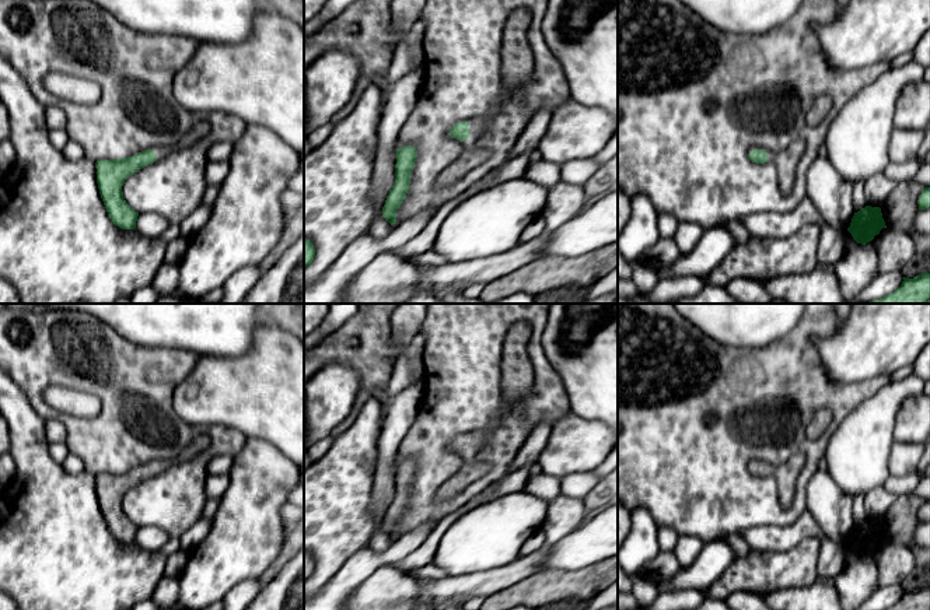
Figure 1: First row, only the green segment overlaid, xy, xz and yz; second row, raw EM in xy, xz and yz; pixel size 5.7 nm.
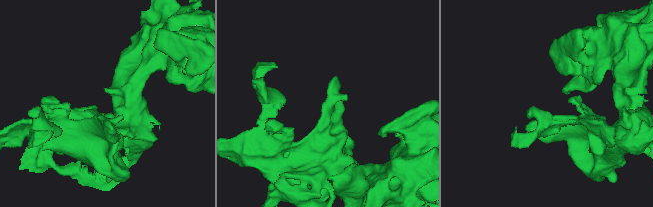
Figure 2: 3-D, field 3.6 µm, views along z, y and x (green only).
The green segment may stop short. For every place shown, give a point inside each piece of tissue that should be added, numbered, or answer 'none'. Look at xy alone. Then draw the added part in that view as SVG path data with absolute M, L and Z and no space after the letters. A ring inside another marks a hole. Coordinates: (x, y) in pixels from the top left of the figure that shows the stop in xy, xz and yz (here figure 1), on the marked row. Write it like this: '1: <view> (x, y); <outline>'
1: xy (202, 128); M202 119L192 129L189 129L176 144L169 147L155 146L155 147L151 147L150 150L153 150L157 154L157 161L160 161L167 158L167 155L175 150L182 150L193 146L200 139L206 137L209 132L210 132L209 122L206 119Z

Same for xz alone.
1: xz (478, 126); M469 119L466 120L469 125L469 139L461 141L462 146L466 147L472 147L482 134L485 134L487 132L487 122L483 119Z

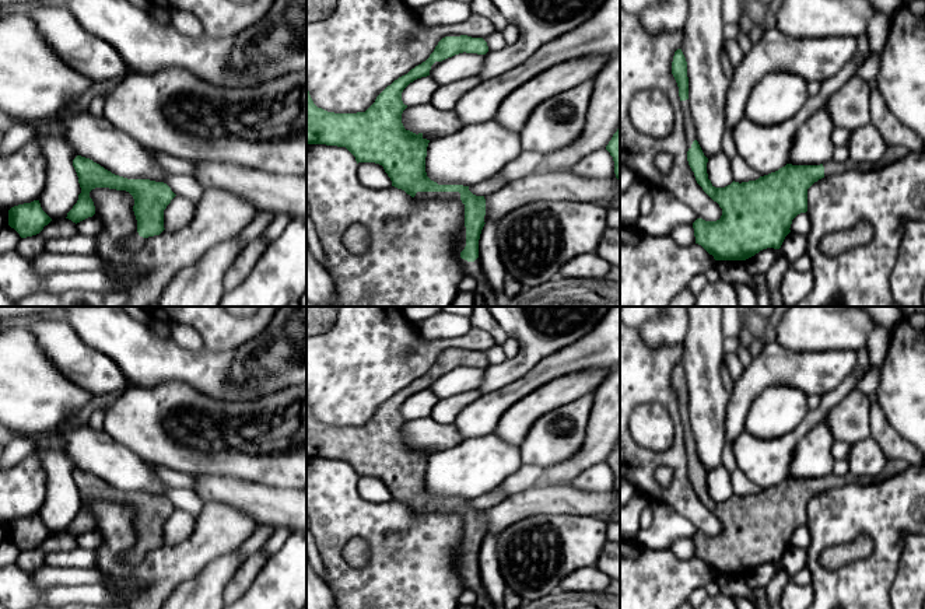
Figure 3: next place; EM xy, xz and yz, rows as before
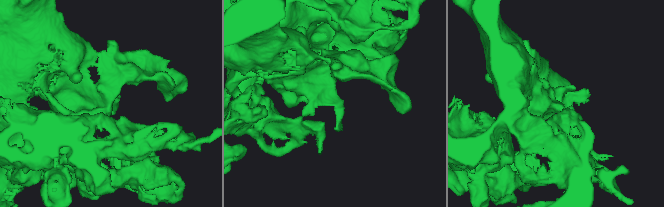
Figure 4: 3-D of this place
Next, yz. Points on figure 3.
1: yz (687, 119); M689 99L680 101L682 112L683 112L683 123L684 123L684 133L687 140L687 148L691 148L694 140L697 140L695 127L693 123L693 116L690 113L690 104Z
2: yz (831, 167); M852 160L847 161L847 162L837 162L837 161L827 161L826 164L823 164L824 167L824 176L830 176L830 175L834 175L834 174L841 174L841 172L845 172L845 171L852 171L852 169L861 169L861 171L869 171L869 169L873 169L879 165L873 165L873 164L858 164Z

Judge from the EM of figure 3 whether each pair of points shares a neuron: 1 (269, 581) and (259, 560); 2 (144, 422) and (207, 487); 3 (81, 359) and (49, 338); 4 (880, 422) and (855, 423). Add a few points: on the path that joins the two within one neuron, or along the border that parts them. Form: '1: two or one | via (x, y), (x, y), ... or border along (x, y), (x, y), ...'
1: two | border along (269, 557), (244, 594)
2: two | border along (193, 475), (221, 475), (228, 478)
3: one | via (73, 357), (58, 342)
4: two | border along (871, 402), (869, 434)

